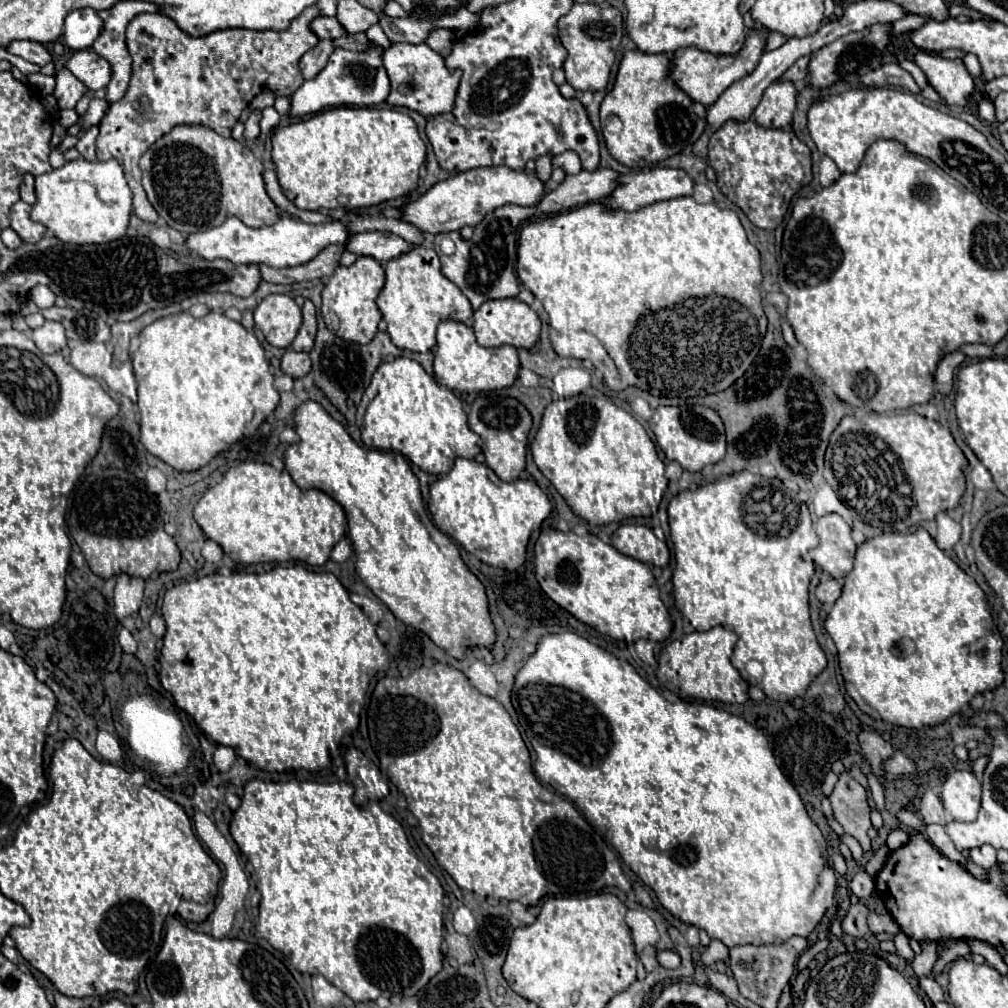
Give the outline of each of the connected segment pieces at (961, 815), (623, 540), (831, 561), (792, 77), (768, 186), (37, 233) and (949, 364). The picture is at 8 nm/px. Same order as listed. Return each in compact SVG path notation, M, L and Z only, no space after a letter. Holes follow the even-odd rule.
M954 771L942 785L944 809L954 821L974 821L980 809L980 783L972 771Z
M636 523L620 525L612 535L612 545L624 555L656 567L666 567L670 559L668 545L656 539L652 529L646 525Z
M832 513L816 521L816 533L820 537L820 543L808 553L810 559L830 577L842 579L852 569L856 553L850 525L840 515Z
M802 57L802 59L798 59L780 79L782 81L804 81L806 77L808 77L808 65L810 65L810 59L812 57Z
M730 119L714 131L708 143L708 161L718 171L720 191L760 229L774 229L780 225L794 193L812 179L812 157L808 145L802 143L794 131L768 129L754 119ZM726 171L730 177L728 181L722 177Z
M18 201L12 205L12 211L10 211L10 227L24 239L24 241L38 241L44 233L46 233L46 227L42 223L36 223L30 219L30 211L32 211L32 205L24 203L24 201Z
M954 351L954 353L948 353L940 359L938 367L936 367L936 373L934 373L934 385L936 385L936 391L942 393L942 395L948 395L952 391L952 385L954 385L954 371L956 367L966 359L964 353L960 351Z

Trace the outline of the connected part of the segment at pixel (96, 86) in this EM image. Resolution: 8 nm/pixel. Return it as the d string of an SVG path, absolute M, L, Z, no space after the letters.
M84 49L84 51L76 51L66 67L90 89L90 91L100 91L110 83L112 77L112 69L110 63L96 55L92 49Z

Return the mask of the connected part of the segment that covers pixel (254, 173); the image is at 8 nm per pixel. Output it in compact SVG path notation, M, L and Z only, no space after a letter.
M176 125L168 135L160 137L140 159L140 169L144 173L142 185L148 193L148 201L156 213L166 221L168 227L192 235L222 225L228 215L236 215L242 223L250 227L272 225L278 221L278 207L268 197L262 181L262 161L240 141L232 137L222 137L206 125Z

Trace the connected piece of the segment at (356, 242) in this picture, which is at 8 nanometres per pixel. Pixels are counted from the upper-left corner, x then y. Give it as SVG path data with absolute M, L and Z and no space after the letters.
M372 231L372 233L354 233L348 237L344 243L344 249L354 253L354 255L368 255L374 257L380 263L386 263L406 251L410 251L414 245L402 241L402 237L394 233L382 233L382 231Z

